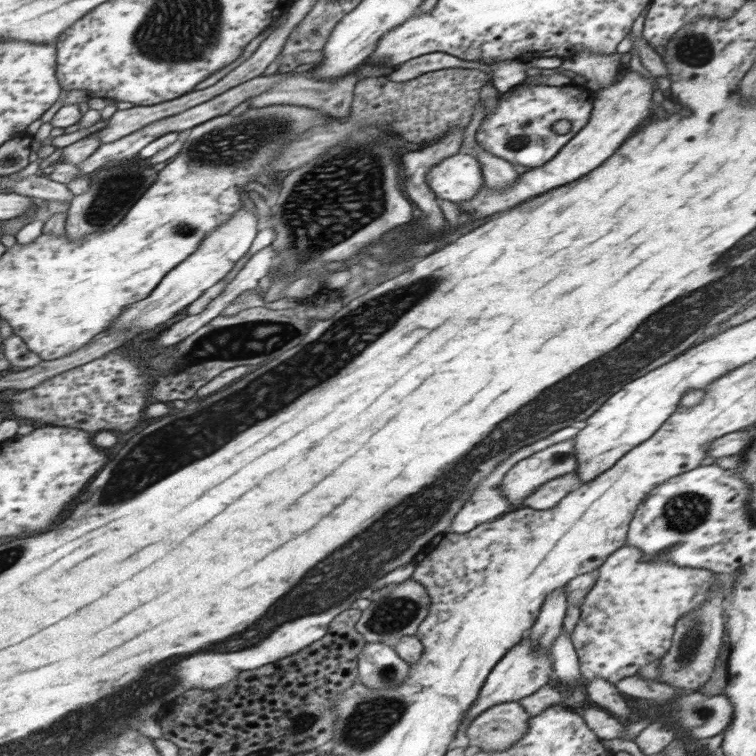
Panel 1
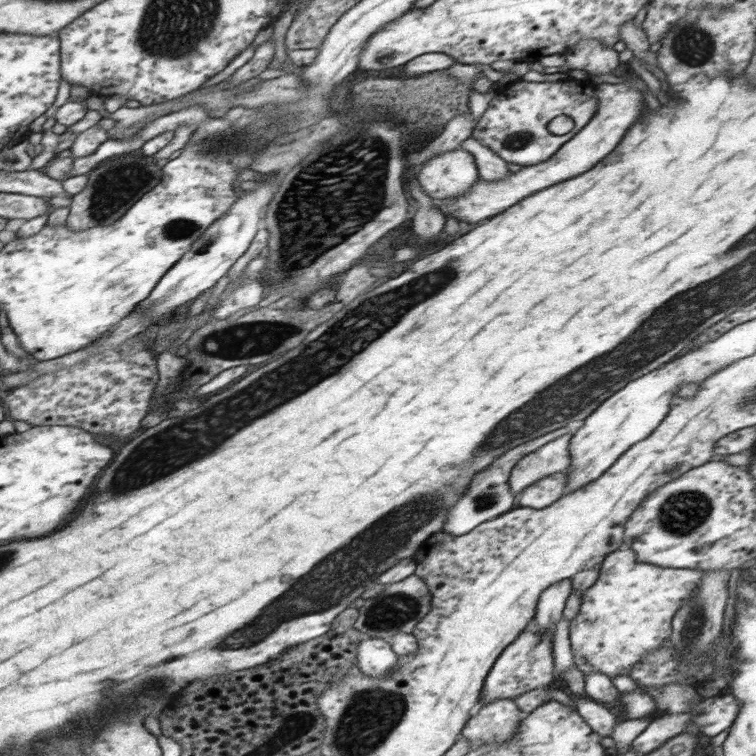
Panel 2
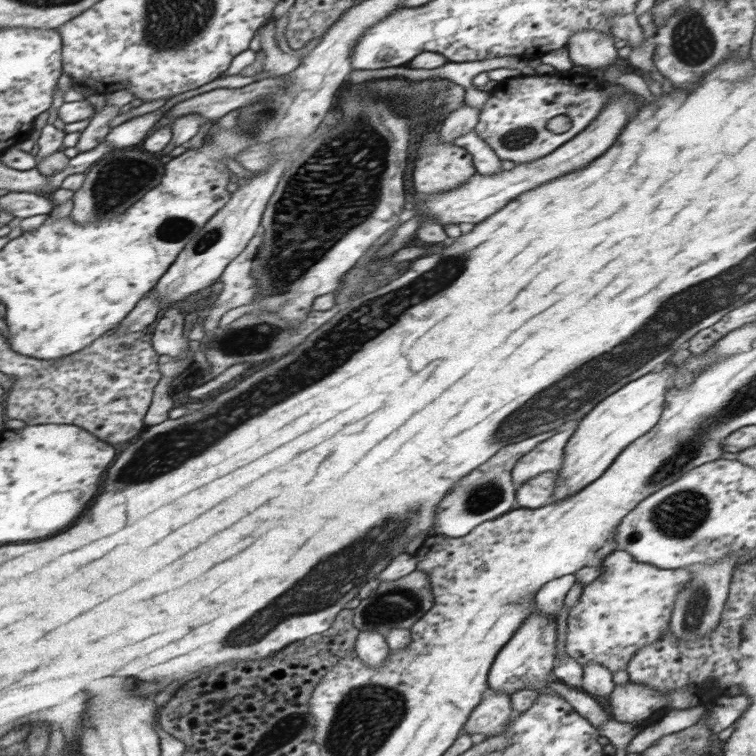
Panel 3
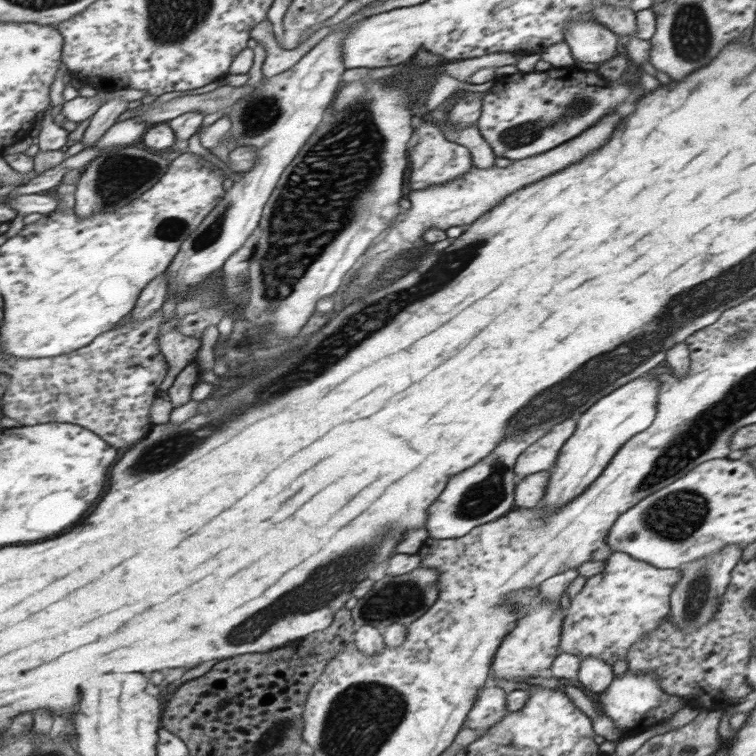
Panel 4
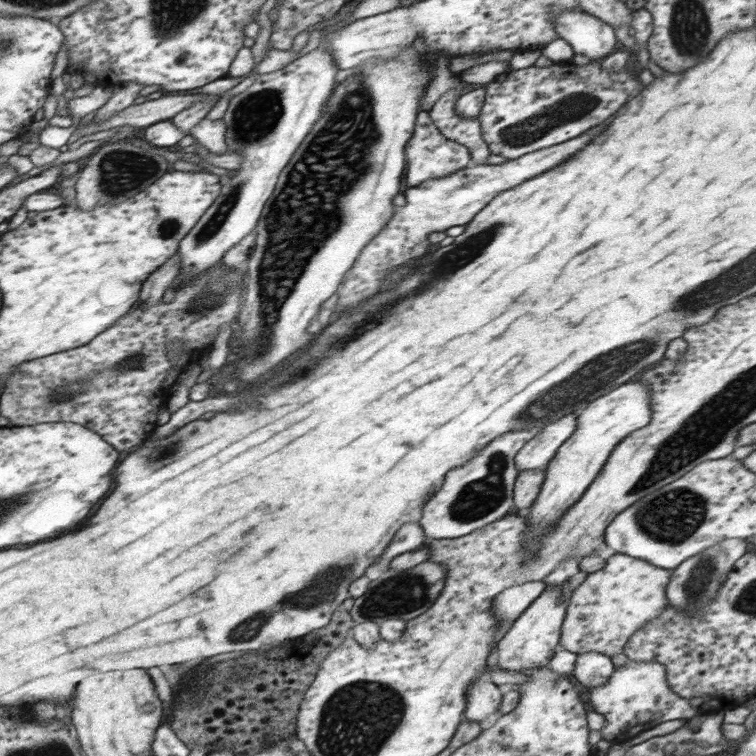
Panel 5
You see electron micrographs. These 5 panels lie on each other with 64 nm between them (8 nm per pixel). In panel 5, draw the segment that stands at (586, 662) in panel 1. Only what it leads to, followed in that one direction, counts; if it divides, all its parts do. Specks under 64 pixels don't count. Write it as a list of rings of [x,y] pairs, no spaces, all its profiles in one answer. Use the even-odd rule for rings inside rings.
[[[614,553],[604,568],[588,573],[584,582],[568,593],[566,618],[561,626],[560,646],[574,654],[590,651],[612,655],[624,652],[626,643],[634,632],[654,616],[658,616],[666,600],[666,582],[670,582],[670,570],[650,566],[648,562]]]

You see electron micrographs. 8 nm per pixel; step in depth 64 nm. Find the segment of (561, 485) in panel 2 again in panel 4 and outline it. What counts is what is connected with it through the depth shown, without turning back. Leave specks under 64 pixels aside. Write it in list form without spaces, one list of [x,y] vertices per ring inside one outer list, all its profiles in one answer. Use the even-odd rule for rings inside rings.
[[[538,471],[520,479],[515,488],[515,507],[518,509],[538,508],[546,493],[550,475],[550,471]]]

